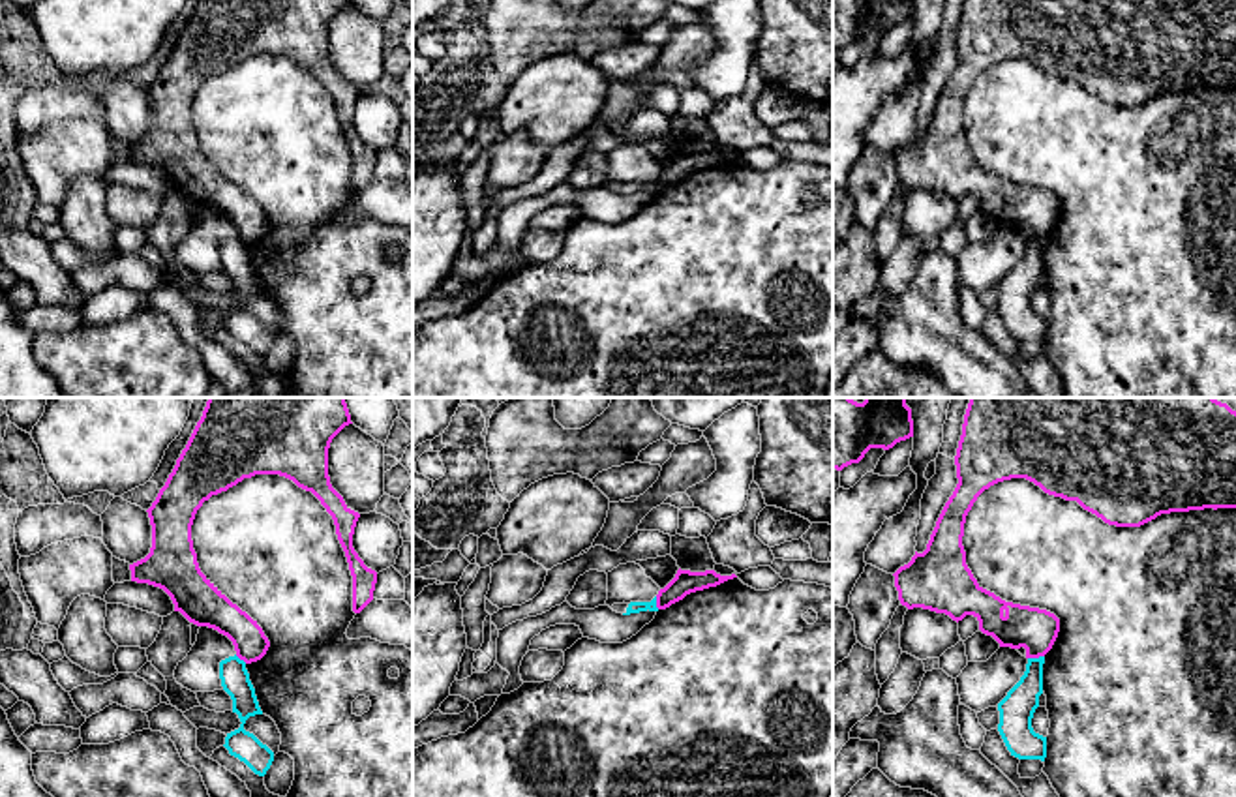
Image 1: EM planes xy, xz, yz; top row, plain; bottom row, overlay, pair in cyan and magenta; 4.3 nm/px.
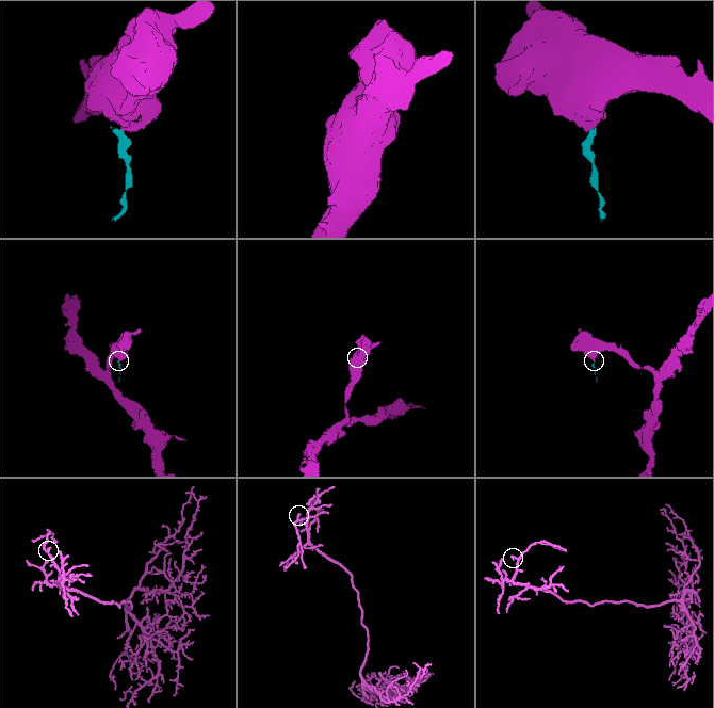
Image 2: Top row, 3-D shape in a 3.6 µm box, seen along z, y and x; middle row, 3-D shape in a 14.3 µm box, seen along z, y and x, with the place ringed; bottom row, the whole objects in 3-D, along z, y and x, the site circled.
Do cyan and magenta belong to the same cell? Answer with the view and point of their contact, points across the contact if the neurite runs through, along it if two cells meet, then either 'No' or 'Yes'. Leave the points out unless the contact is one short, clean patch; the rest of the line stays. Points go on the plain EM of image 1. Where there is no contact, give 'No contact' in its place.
Touches cyan at yz (1036, 239). Boundary: yz (1043, 235), (1028, 239). No

